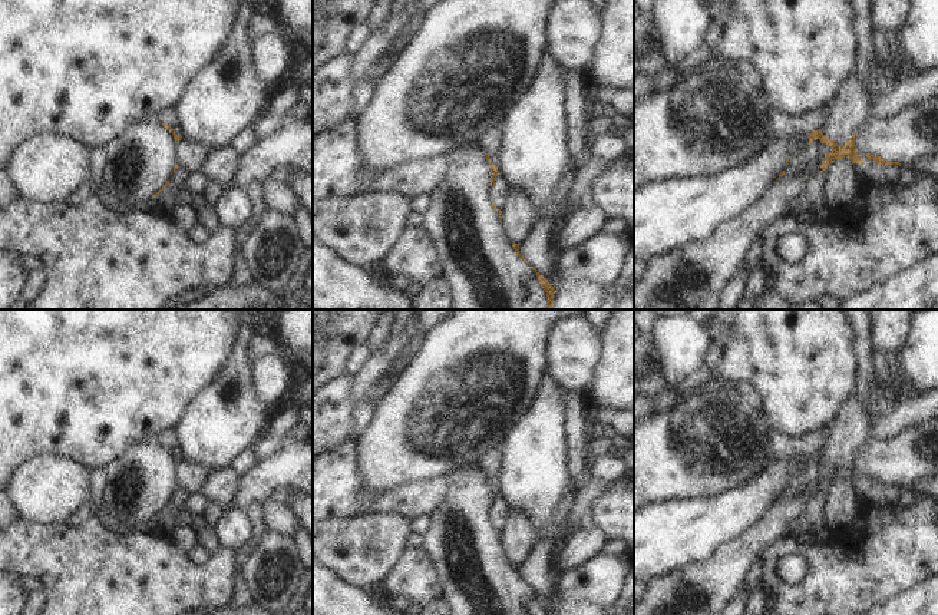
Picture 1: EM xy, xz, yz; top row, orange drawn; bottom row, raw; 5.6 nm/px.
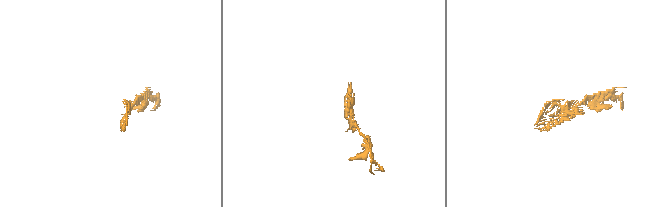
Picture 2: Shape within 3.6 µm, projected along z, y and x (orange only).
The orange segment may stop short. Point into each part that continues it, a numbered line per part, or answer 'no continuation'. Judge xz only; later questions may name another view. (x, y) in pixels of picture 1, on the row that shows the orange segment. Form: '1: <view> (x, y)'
1: xz (498, 192)

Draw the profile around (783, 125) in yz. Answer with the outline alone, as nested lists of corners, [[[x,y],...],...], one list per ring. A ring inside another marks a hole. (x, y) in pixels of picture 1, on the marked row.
[[[779,109],[770,110],[770,123],[777,138],[787,138],[800,132],[813,132],[822,129],[828,115],[815,110],[805,115],[787,115]]]

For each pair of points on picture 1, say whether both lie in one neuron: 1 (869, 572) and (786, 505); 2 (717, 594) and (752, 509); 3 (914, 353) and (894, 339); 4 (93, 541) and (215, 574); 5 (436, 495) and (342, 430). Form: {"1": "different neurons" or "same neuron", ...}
{"1": "different neurons", "2": "different neurons", "3": "different neurons", "4": "same neuron", "5": "different neurons"}

